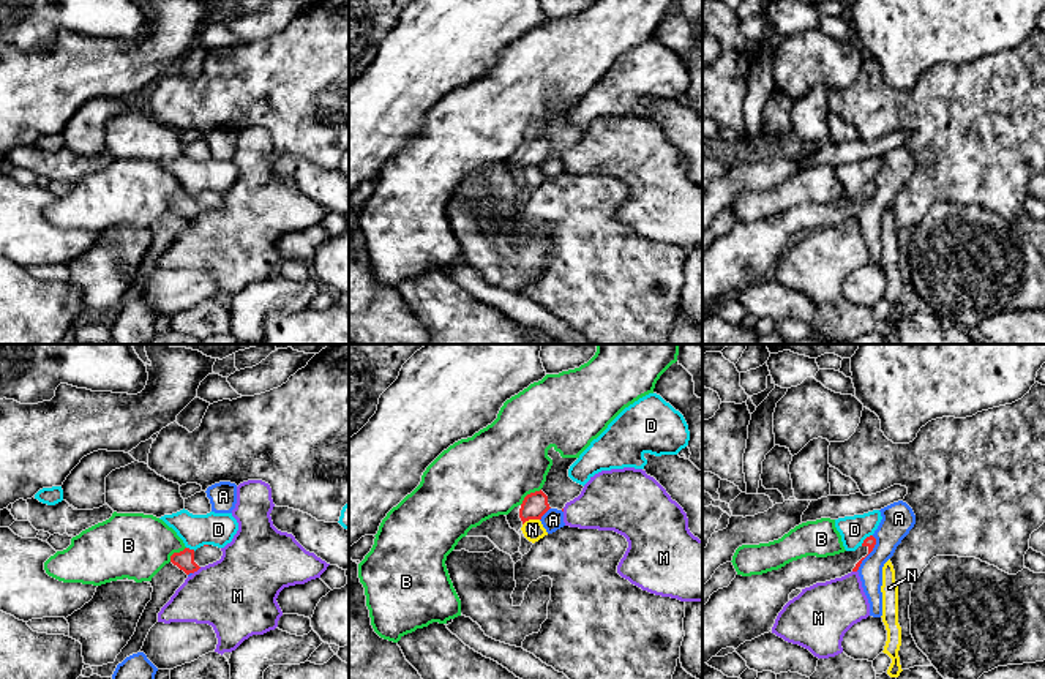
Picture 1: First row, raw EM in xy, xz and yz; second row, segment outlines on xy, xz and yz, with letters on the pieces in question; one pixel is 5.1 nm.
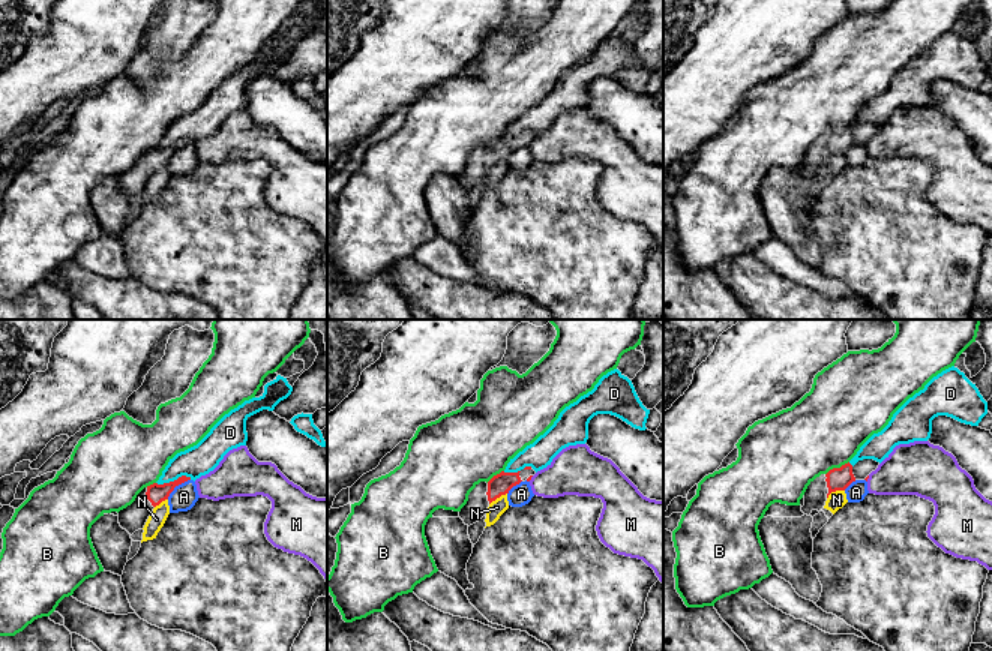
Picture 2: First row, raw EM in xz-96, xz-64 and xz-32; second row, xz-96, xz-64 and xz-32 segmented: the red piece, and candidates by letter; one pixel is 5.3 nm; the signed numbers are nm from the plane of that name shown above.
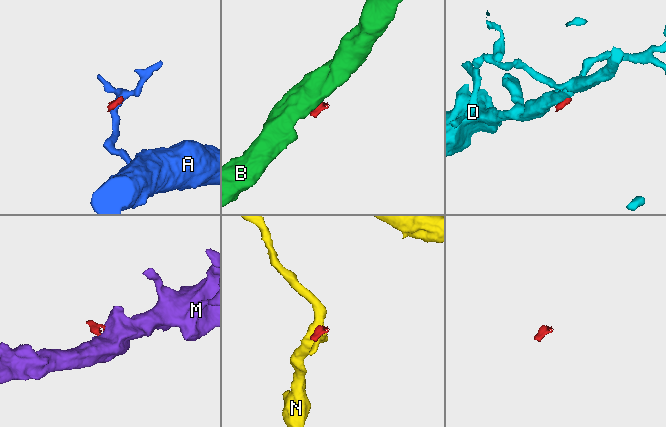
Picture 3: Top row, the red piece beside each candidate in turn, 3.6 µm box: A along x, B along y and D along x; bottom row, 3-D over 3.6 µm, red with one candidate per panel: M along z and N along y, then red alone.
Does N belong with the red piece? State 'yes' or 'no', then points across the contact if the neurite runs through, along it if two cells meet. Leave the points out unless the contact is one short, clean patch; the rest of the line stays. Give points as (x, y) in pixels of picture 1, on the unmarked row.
no; border along xz (539, 165), (529, 165), (523, 171)

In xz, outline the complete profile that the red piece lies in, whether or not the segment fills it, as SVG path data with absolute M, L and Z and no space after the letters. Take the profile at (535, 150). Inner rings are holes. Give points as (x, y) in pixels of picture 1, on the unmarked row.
M554 93L548 96L548 103L552 106L552 112L543 134L527 141L521 152L505 161L510 174L516 178L519 178L526 167L541 166L549 155L562 156L565 150L578 144L584 134L568 123L568 115L578 104L562 104Z

